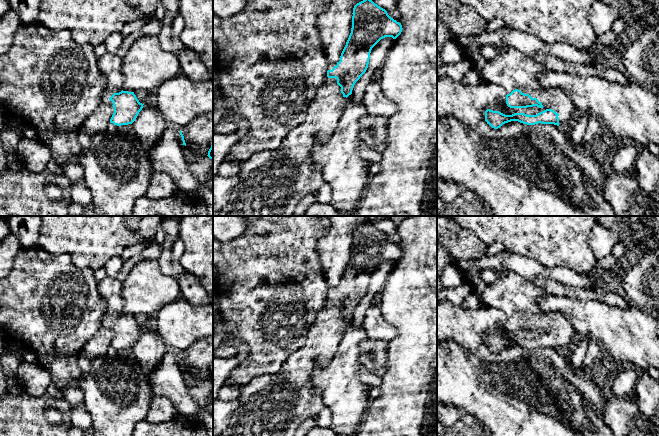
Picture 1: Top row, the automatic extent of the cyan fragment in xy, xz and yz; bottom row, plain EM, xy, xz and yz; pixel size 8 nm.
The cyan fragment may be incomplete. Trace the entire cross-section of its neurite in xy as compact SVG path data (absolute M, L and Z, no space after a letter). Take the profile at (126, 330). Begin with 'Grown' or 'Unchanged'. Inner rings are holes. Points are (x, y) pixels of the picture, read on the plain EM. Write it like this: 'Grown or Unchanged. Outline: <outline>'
Grown. Outline: M107 276L98 283L98 291L105 300L101 324L114 332L110 347L117 350L132 348L144 328L139 326L134 316L122 314L124 308L122 282Z

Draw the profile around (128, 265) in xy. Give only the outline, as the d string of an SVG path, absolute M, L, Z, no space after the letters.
M135 255L131 257L130 259L124 261L123 266L119 274L117 275L117 279L119 279L121 282L123 282L126 277L129 275L129 273L132 271L132 269L142 260L141 255Z

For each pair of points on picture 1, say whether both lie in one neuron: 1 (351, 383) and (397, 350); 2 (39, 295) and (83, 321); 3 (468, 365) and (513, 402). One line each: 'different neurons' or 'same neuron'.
1: different neurons
2: same neuron
3: same neuron

